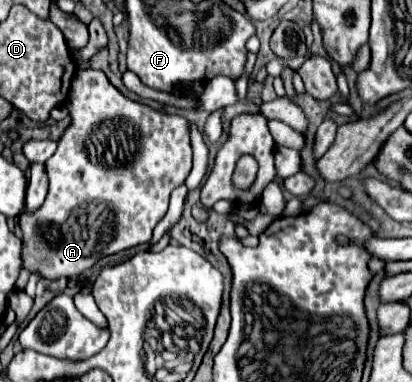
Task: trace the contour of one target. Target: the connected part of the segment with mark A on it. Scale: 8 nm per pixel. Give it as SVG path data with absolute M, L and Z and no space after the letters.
M86 69L86 71L78 71L74 81L72 81L72 89L66 101L66 107L70 111L70 125L66 127L66 131L62 133L60 141L58 141L58 149L56 153L46 161L46 171L48 171L48 179L50 179L50 189L46 195L44 205L36 211L36 213L22 213L20 215L20 227L24 233L24 247L22 247L22 259L24 259L24 269L28 269L30 273L38 273L44 279L58 279L58 277L76 277L80 273L84 273L86 269L90 269L98 259L102 259L102 255L112 255L142 243L150 243L152 239L152 231L158 225L158 221L166 215L168 211L168 201L170 201L170 193L174 187L178 187L180 183L186 181L190 169L192 169L192 145L190 145L190 125L184 117L180 115L168 115L168 113L160 113L156 109L150 109L142 103L130 101L128 97L124 97L108 79L102 71L96 69Z

